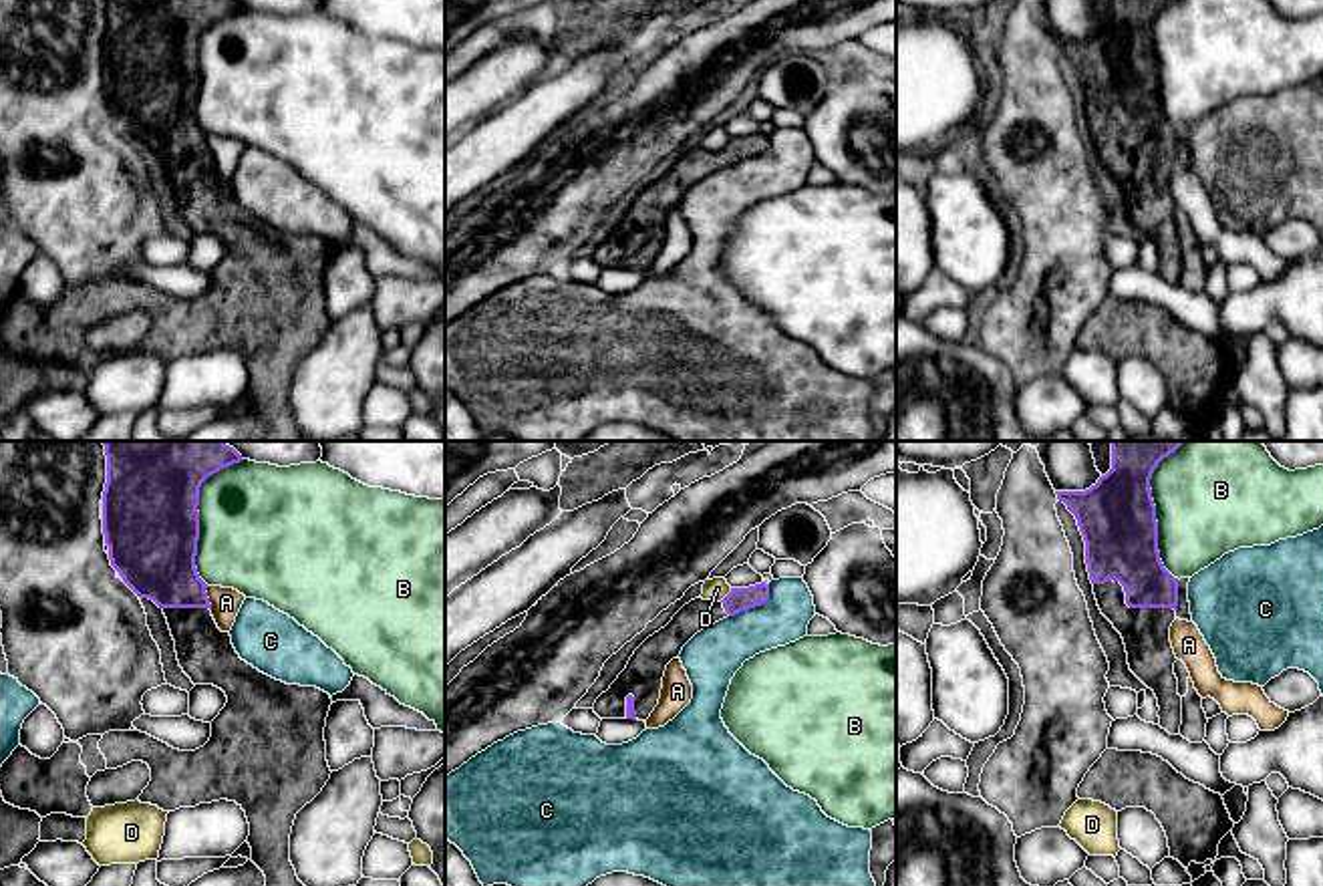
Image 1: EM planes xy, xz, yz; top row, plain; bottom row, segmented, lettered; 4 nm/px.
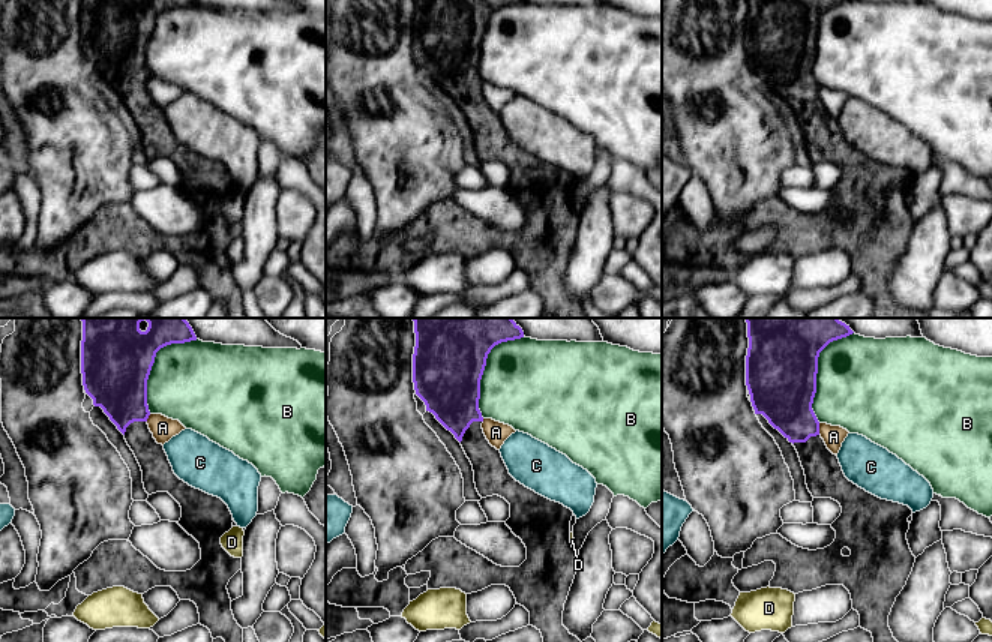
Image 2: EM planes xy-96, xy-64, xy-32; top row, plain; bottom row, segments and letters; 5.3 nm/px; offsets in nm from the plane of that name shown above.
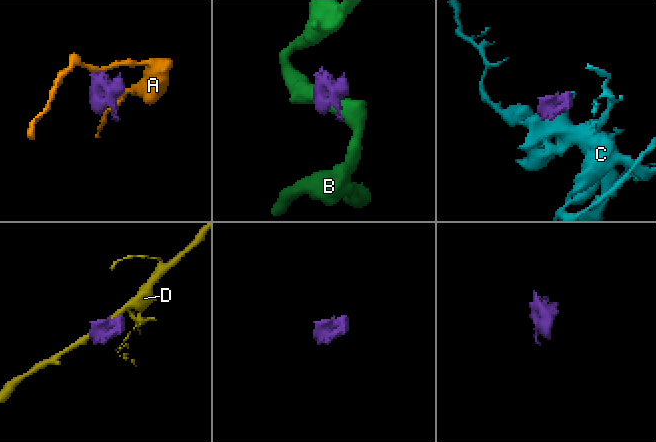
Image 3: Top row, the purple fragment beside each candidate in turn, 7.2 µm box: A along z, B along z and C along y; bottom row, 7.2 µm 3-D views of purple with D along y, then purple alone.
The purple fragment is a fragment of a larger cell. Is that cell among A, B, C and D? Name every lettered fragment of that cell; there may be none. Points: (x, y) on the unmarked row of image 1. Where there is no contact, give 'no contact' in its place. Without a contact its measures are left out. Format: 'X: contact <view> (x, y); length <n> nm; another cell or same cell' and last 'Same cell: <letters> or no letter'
A: contact xy (208, 148); length 100 nm; another cell
B: contact xy (198, 63); length 500 nm; another cell
C: contact xz (756, 154); length 220 nm; another cell
D: contact xz (727, 143); length 80 nm; another cell
Same cell: no letter

